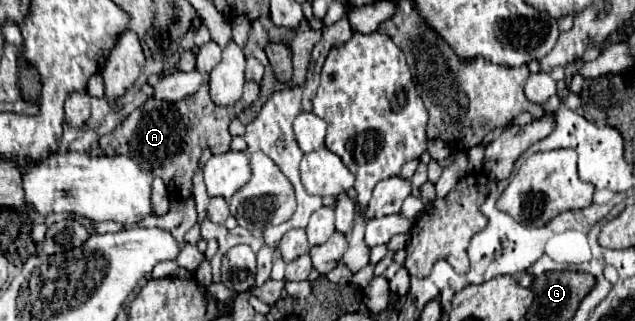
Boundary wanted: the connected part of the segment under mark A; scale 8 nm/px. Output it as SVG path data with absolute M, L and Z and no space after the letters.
M246 82L244 84L244 96L232 104L232 106L216 106L210 100L208 94L208 84L202 84L202 88L176 102L176 104L166 104L156 98L148 98L144 106L140 106L138 120L136 114L132 114L126 124L122 122L112 130L110 134L100 138L100 146L104 154L116 156L116 154L128 154L140 162L144 170L152 170L154 176L164 178L164 184L168 186L170 194L176 198L190 198L192 196L192 176L198 166L198 158L204 148L208 148L214 154L222 154L230 150L230 132L228 124L232 118L236 118L242 110L246 110L260 94L260 86L256 82Z

